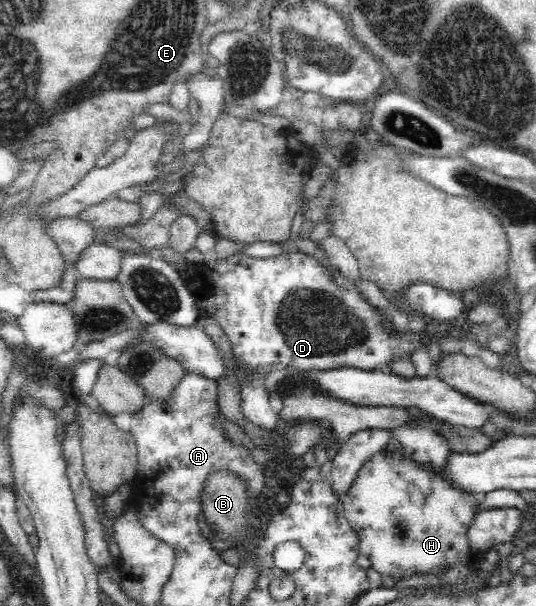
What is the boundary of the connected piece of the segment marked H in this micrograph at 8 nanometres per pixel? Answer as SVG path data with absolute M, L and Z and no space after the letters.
M393 442L397 449L391 455L380 451L365 462L357 473L352 486L341 498L346 520L356 532L359 541L359 554L368 557L371 568L382 576L387 576L390 583L400 578L409 578L413 574L436 574L444 566L482 565L482 554L471 553L469 530L476 520L476 498L474 493L467 493L460 487L450 486L447 478L431 473L427 469L403 456L400 442Z

